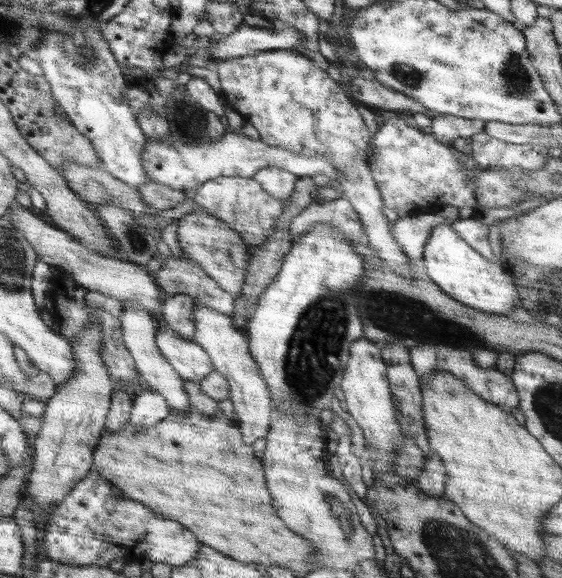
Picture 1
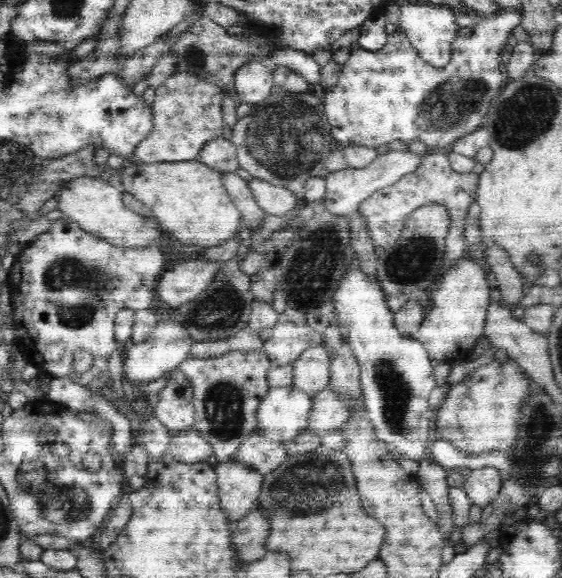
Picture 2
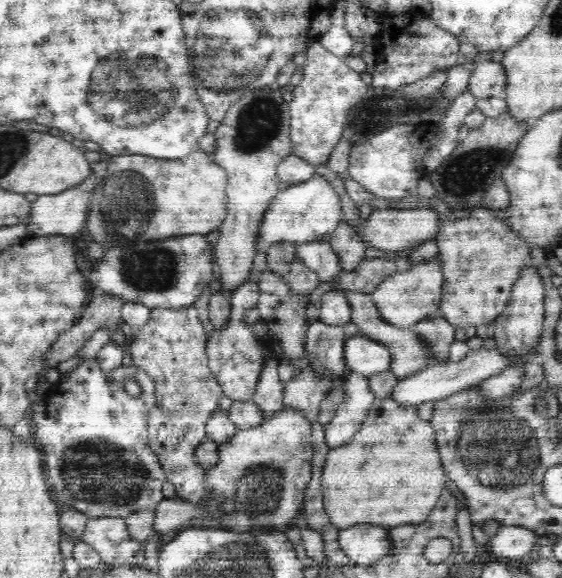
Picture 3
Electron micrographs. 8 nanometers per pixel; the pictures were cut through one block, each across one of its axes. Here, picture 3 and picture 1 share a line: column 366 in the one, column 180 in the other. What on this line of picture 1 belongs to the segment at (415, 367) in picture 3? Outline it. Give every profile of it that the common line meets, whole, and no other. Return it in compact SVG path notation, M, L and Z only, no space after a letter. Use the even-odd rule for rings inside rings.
M188 294L167 296L158 309L158 318L164 326L176 331L178 336L192 340L195 336L194 311L196 299Z

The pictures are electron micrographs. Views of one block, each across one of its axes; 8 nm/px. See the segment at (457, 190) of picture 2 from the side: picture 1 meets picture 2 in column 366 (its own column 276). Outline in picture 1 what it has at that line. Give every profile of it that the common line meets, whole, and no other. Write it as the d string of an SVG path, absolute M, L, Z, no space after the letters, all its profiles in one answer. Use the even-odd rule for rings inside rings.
M220 176L204 182L197 188L193 200L209 214L233 228L252 248L268 240L284 207L290 202L289 198L278 200L269 195L253 177L240 176Z

